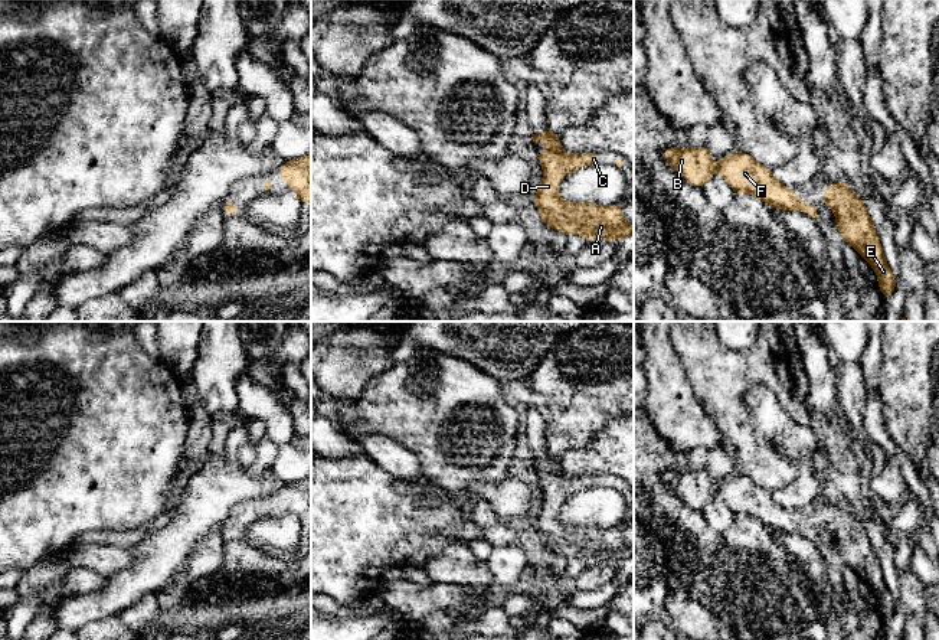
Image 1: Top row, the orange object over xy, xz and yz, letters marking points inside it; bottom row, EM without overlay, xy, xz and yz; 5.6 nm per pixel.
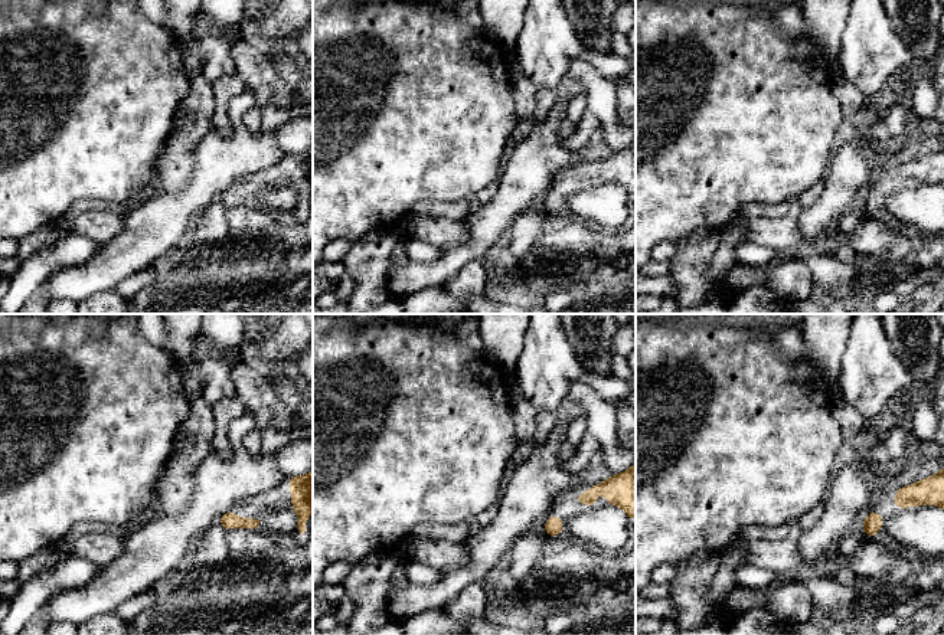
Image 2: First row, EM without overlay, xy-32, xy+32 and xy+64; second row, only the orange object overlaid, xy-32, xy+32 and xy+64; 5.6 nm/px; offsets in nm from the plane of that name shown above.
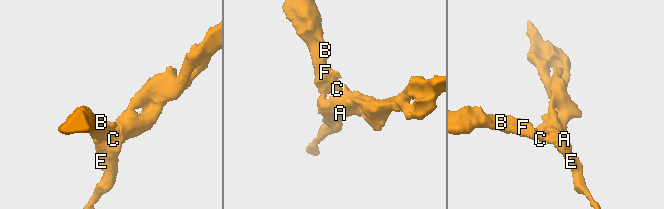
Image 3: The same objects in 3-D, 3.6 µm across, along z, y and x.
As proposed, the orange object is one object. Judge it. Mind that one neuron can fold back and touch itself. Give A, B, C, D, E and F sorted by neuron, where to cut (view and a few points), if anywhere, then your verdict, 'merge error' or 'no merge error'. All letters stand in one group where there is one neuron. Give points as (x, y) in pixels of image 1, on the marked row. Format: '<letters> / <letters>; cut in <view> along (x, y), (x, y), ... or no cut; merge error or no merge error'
A B C D E F; no cut; no merge error

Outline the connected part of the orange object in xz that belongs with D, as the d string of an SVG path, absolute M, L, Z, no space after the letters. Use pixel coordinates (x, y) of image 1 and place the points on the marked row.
M547 127L542 135L531 134L531 138L533 143L550 143L549 148L537 150L546 177L537 182L540 187L536 189L536 208L549 228L569 235L579 234L586 241L616 241L634 234L634 226L622 216L622 202L615 205L567 202L557 193L563 173L572 173L586 164L598 164L602 161L601 154L565 153L559 135Z

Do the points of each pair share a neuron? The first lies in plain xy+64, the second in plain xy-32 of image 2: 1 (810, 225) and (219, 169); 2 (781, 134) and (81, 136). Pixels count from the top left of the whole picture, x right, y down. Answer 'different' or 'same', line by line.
1: same
2: same

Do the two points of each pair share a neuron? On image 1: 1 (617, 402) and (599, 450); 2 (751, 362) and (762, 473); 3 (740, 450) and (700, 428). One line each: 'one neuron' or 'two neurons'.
1: two neurons
2: one neuron
3: two neurons

